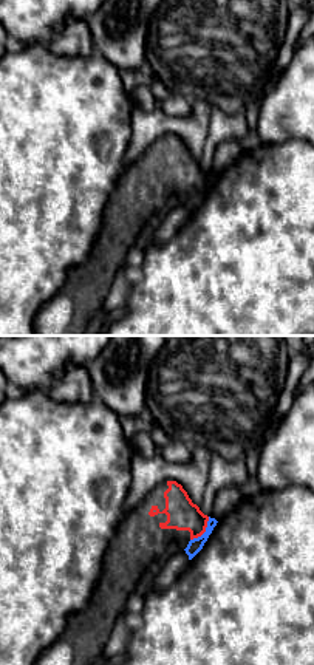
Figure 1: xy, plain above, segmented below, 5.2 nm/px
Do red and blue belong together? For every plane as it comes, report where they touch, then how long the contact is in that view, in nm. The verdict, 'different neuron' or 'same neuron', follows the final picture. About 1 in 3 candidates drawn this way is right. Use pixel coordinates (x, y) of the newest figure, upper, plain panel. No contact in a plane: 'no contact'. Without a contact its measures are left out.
contact (204, 184); length 160 nm

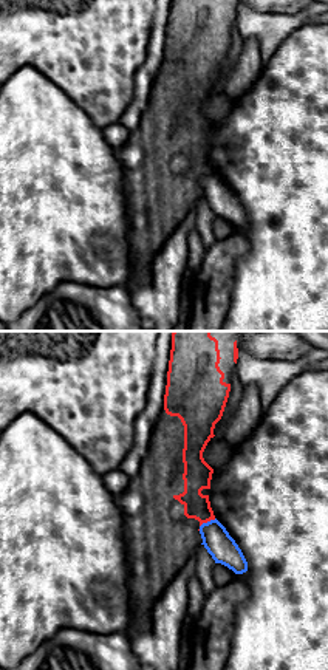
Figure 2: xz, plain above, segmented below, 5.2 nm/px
contact (208, 174); length 100 nm

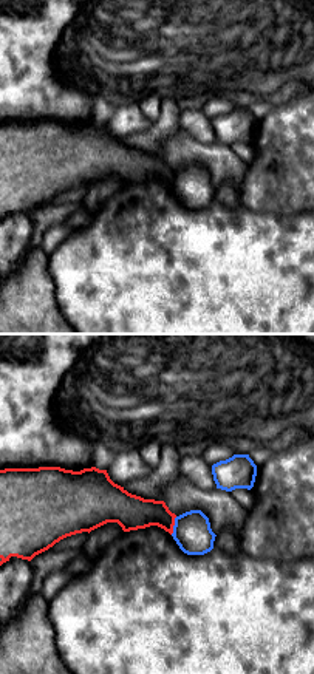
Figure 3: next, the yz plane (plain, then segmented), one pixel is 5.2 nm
contact (172, 180); length 100 nm

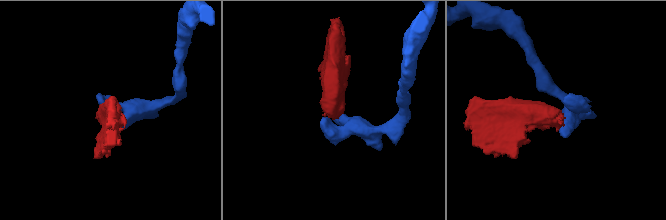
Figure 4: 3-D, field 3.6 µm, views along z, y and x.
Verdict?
different neuron

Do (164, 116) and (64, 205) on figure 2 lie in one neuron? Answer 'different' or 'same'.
different

